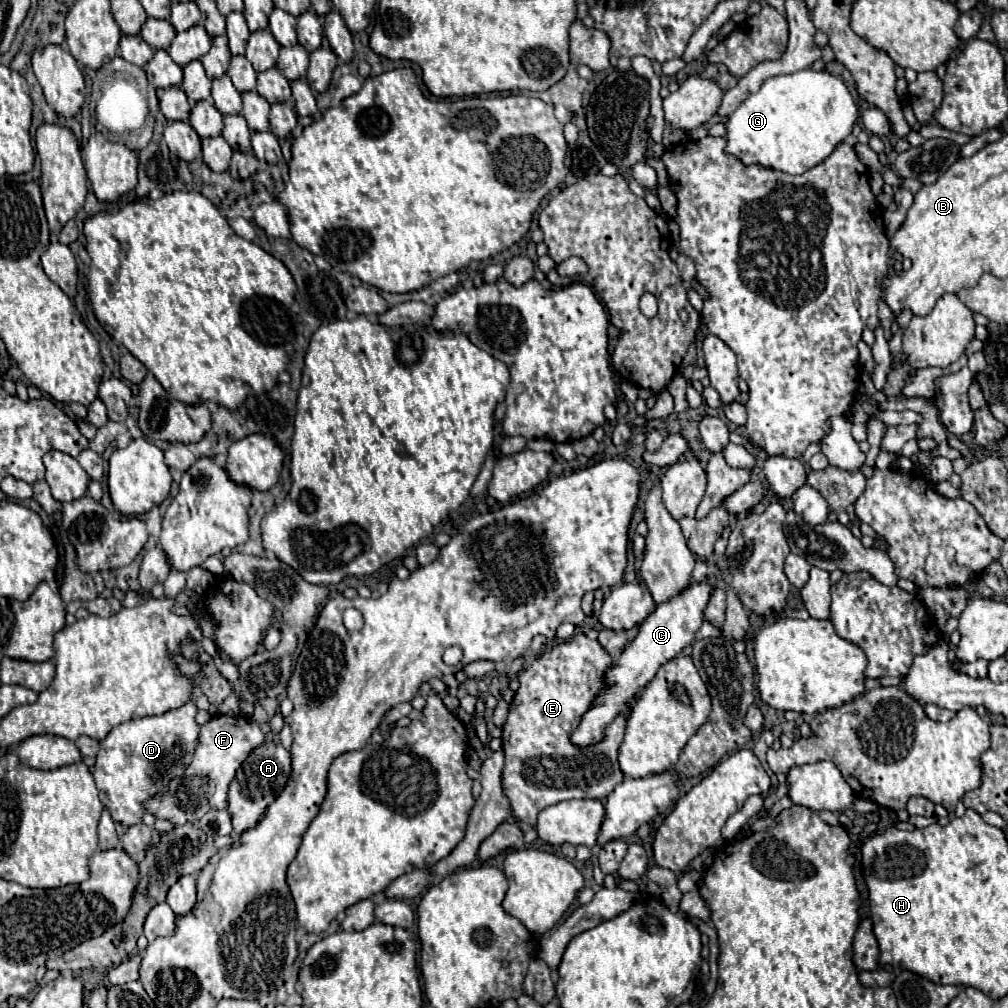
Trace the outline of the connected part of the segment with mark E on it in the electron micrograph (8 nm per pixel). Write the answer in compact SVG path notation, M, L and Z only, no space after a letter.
M579 632L569 642L543 652L529 666L519 670L519 690L515 692L509 718L503 726L503 790L511 800L513 816L519 822L535 826L537 814L543 808L563 800L603 800L619 782L623 782L617 756L629 710L639 696L633 696L627 702L627 708L605 728L601 742L585 748L571 744L571 734L579 726L583 714L605 690L605 672L613 662L613 656L605 652L597 640L589 640Z

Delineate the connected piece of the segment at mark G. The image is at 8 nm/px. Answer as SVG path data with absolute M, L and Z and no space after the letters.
M811 68L787 76L773 76L765 80L761 90L751 94L729 116L727 122L729 140L725 152L739 156L745 164L763 164L767 168L775 168L787 174L803 174L805 170L821 164L837 148L837 144L851 134L857 118L859 118L859 108L841 78L825 70L811 70Z

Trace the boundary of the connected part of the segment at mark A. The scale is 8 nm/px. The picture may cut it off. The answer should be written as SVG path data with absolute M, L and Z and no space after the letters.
M267 742L255 748L247 756L247 760L241 766L241 772L245 774L247 780L247 796L237 794L237 778L235 778L229 788L229 808L227 808L233 820L233 832L237 834L243 834L247 828L253 828L261 820L263 812L267 810L267 804L271 804L271 800L275 800L275 796L281 792L283 784L287 784L291 774L291 754L281 744Z

